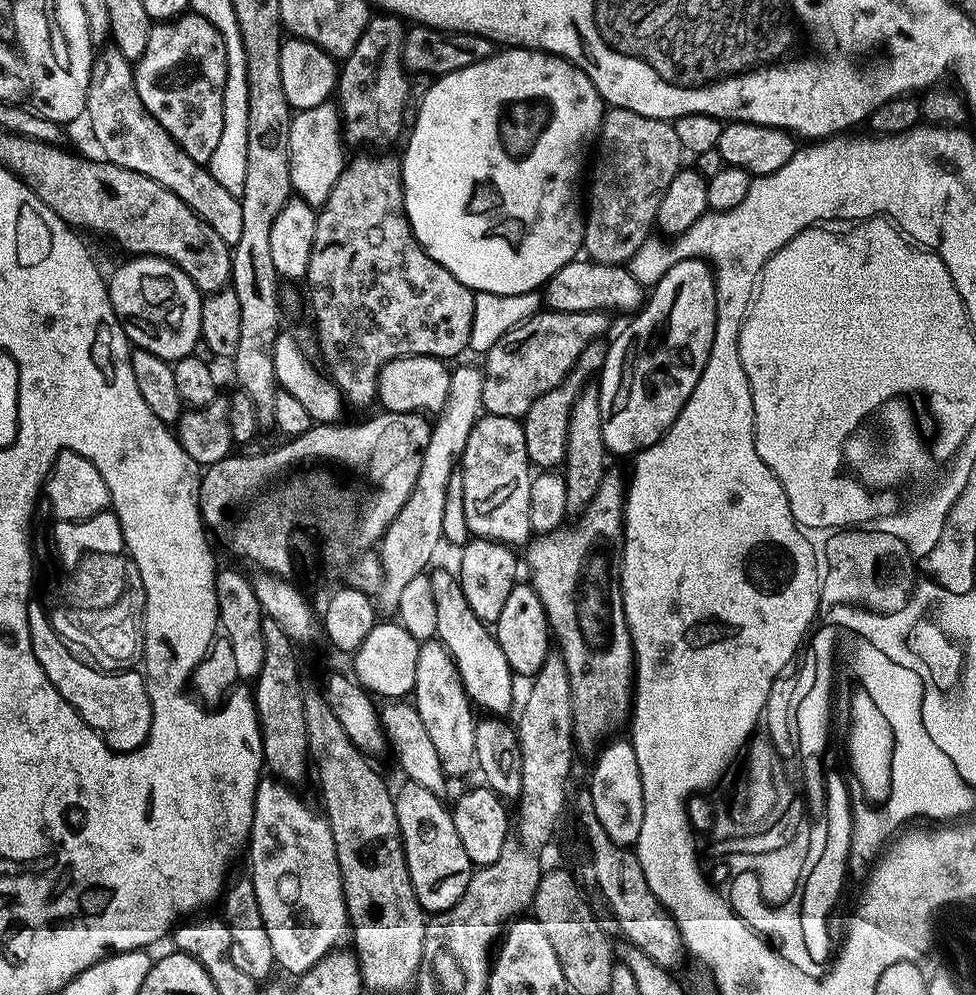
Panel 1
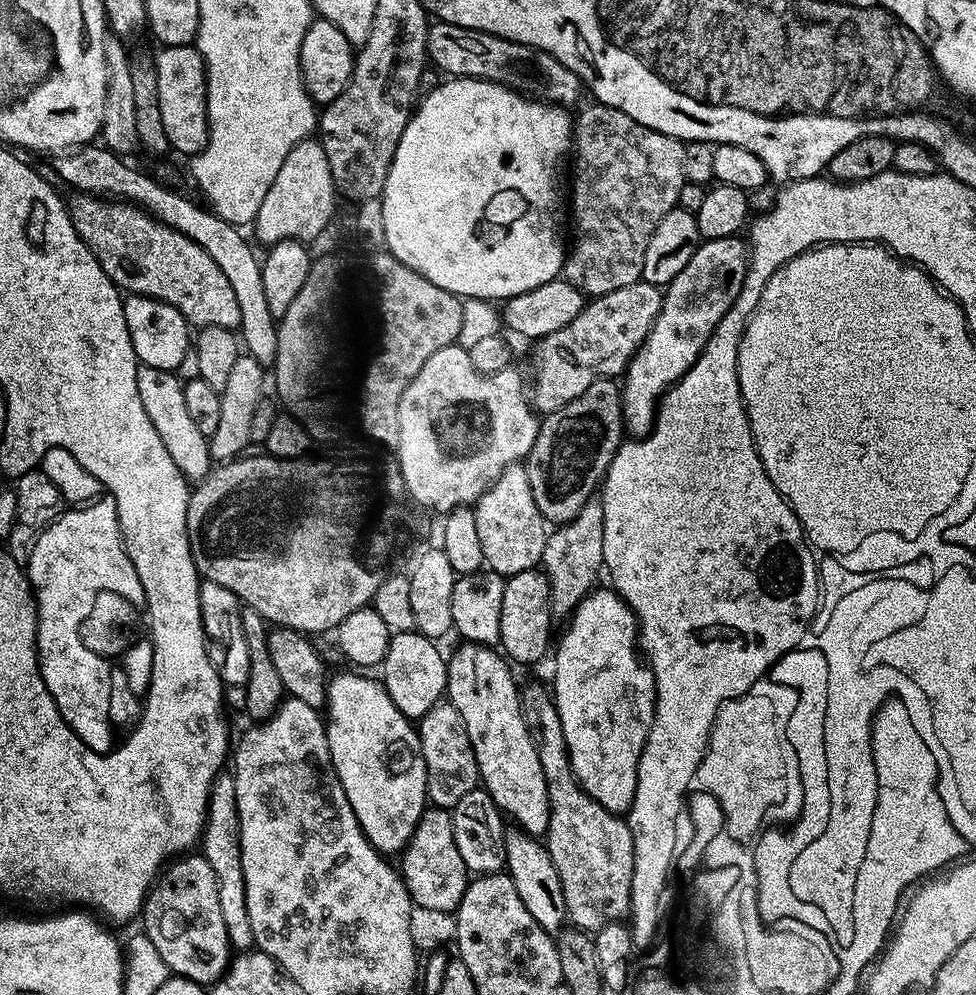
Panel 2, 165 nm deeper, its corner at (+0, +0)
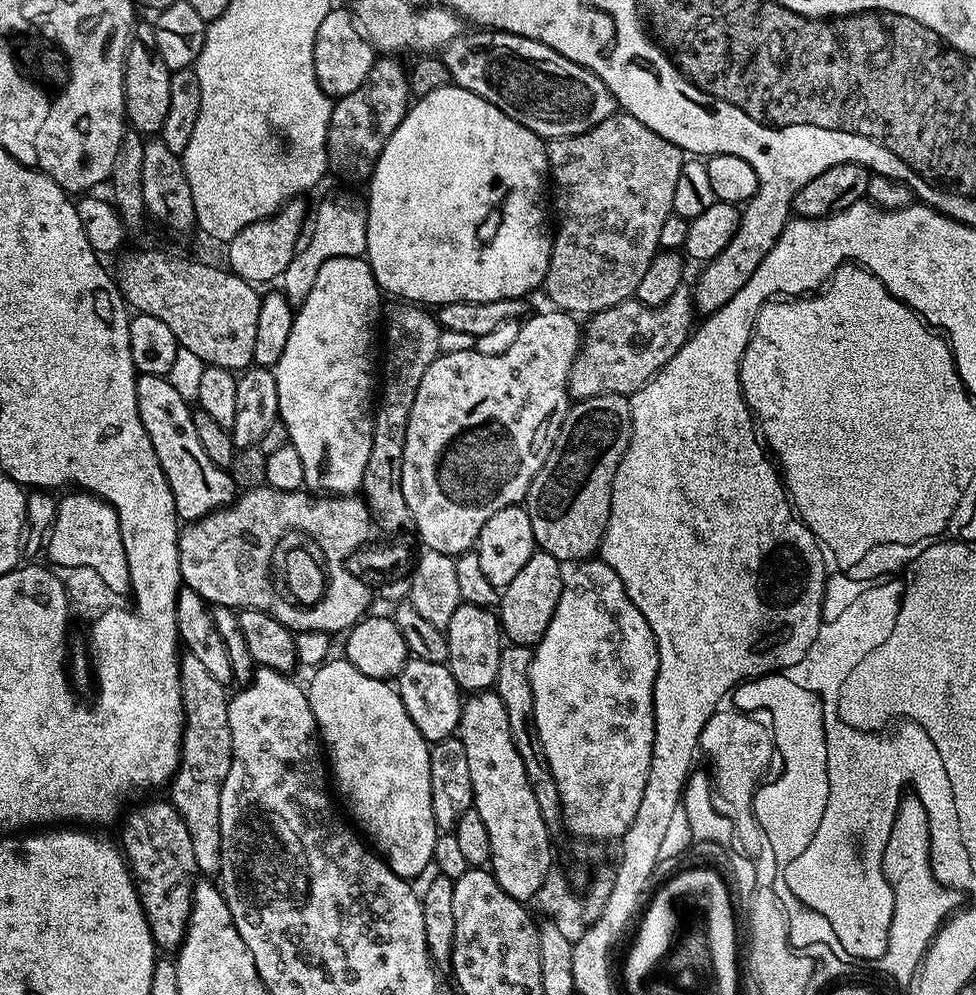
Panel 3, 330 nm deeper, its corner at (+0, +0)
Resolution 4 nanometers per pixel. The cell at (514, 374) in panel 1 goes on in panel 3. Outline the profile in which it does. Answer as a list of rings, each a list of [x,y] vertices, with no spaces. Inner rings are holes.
[[[681,286],[665,304],[652,307],[635,298],[624,300],[618,306],[610,306],[601,312],[591,313],[589,324],[582,328],[580,349],[570,366],[568,395],[573,401],[585,400],[598,394],[618,394],[631,397],[644,384],[648,384],[682,350],[694,331],[694,292],[691,287]]]

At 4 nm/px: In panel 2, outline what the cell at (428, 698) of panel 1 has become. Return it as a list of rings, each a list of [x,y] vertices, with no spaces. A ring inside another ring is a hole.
[[[441,702],[420,717],[418,731],[428,771],[428,799],[437,808],[452,810],[480,784],[478,762],[474,758],[474,746],[470,746],[470,734],[466,734],[466,722],[462,722],[462,714],[452,704]]]

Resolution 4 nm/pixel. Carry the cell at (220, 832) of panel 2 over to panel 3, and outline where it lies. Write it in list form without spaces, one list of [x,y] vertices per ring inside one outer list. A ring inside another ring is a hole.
[[[185,651],[180,656],[180,689],[184,703],[184,733],[180,743],[180,765],[176,767],[176,775],[170,781],[172,796],[170,802],[178,810],[182,822],[186,822],[186,831],[190,834],[190,843],[194,845],[194,862],[197,873],[212,878],[220,871],[220,847],[222,846],[222,830],[218,822],[218,806],[222,802],[222,782],[226,782],[226,774],[230,774],[232,761],[232,739],[230,738],[230,718],[228,717],[228,701],[230,699],[225,685],[212,677],[199,658]]]

